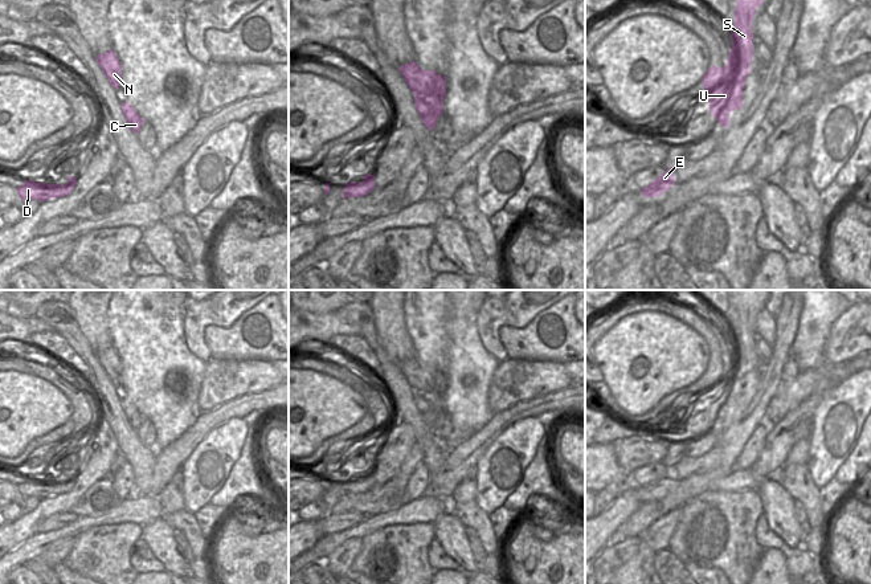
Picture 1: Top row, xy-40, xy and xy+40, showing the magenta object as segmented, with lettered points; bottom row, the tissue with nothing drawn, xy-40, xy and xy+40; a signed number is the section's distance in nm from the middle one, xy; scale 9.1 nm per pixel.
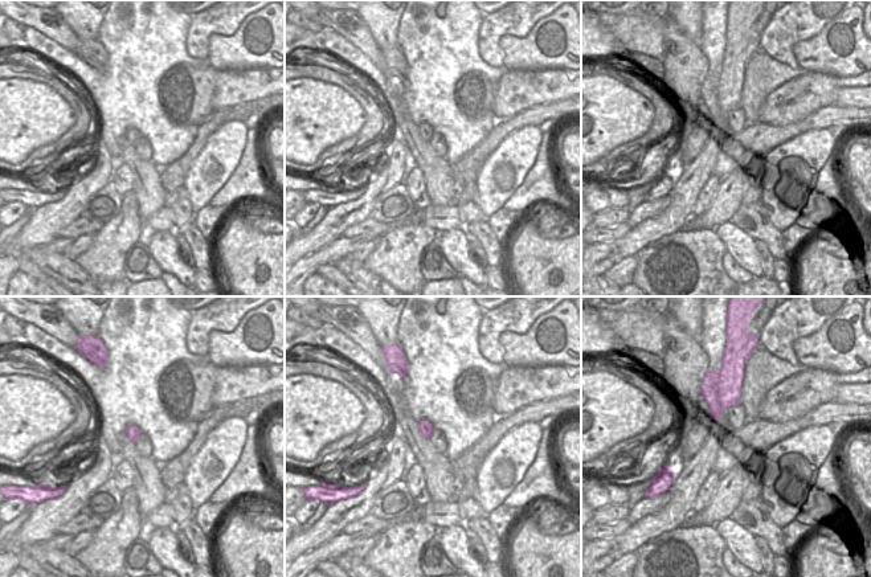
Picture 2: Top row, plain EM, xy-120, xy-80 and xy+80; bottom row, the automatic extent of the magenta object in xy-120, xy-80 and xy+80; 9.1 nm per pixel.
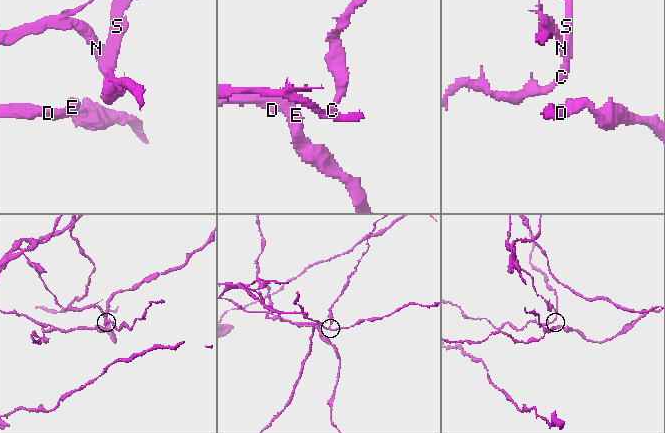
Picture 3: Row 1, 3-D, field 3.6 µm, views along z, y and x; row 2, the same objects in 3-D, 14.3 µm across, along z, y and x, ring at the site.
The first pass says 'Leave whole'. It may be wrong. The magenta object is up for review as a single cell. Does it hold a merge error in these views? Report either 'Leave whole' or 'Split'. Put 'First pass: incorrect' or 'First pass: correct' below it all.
Split.
First pass: incorrect

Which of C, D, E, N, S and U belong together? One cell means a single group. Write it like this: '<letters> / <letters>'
C D E N U / S

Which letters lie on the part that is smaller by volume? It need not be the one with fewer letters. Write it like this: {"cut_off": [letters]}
{"cut_off": ["S"]}

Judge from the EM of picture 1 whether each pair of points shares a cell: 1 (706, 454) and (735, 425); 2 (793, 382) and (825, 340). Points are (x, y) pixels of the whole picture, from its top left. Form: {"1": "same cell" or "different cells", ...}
{"1": "different cells", "2": "different cells"}

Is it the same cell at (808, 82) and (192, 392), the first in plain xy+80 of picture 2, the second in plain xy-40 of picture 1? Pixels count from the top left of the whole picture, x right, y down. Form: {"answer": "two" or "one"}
{"answer": "two"}

